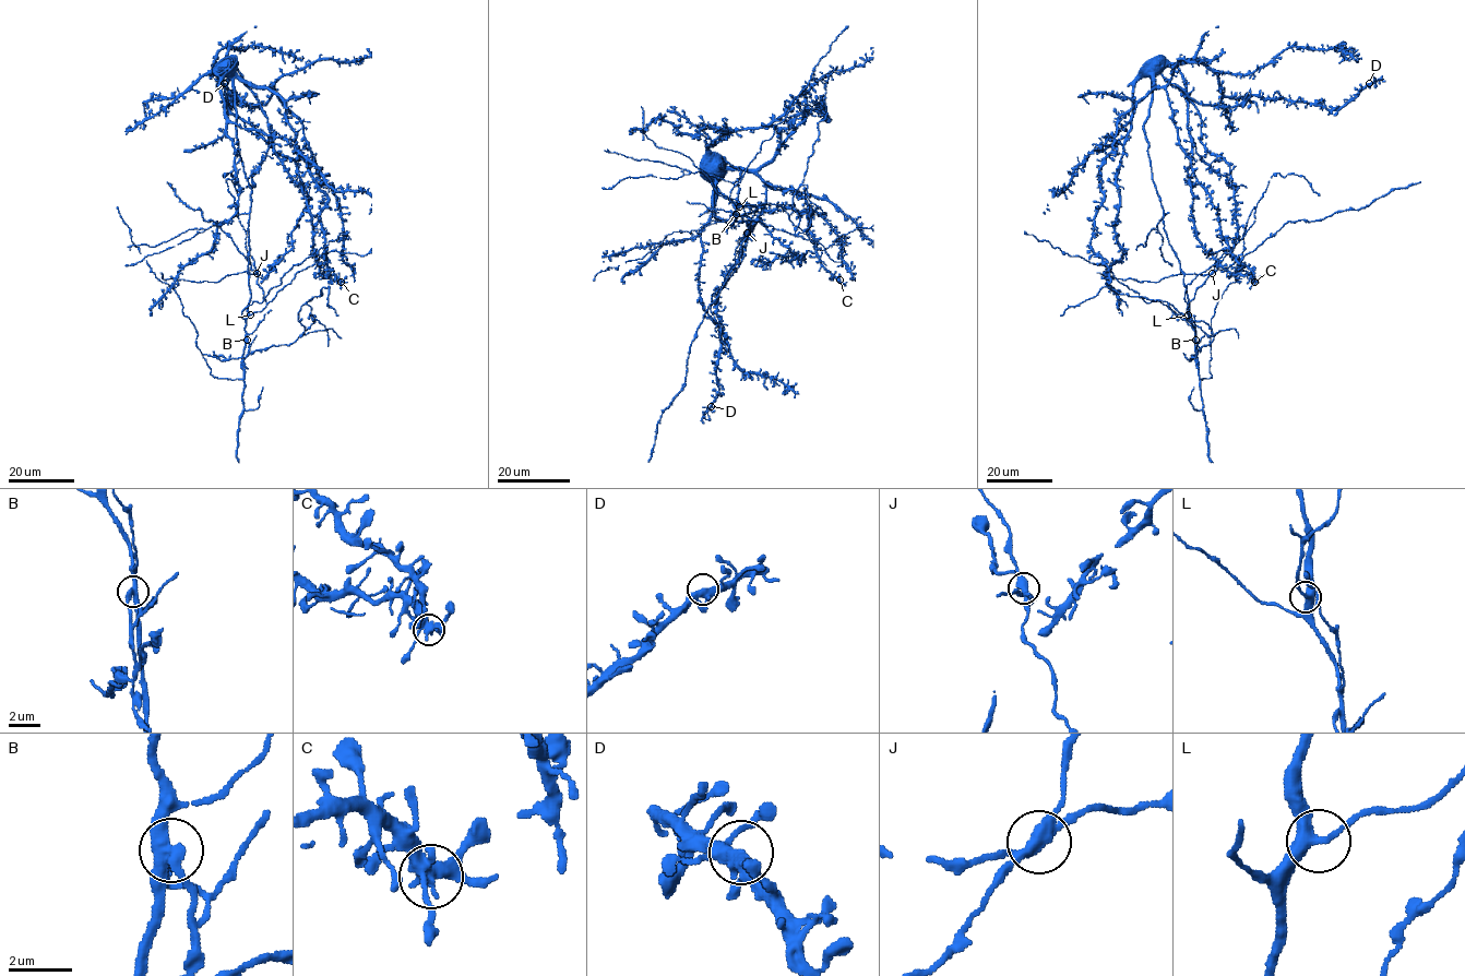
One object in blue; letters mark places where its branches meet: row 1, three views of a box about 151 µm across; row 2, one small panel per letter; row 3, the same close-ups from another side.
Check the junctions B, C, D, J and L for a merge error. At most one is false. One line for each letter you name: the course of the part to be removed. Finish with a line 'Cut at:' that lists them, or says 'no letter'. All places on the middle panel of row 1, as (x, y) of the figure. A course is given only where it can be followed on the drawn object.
B: course (736, 214), (795, 233), (795, 191), (826, 112), (825, 81), (836, 66)
Cut at: B

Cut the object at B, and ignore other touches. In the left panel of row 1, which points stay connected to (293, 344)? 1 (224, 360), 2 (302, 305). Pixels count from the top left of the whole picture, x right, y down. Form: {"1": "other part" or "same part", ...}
{"1": "same part", "2": "same part"}

